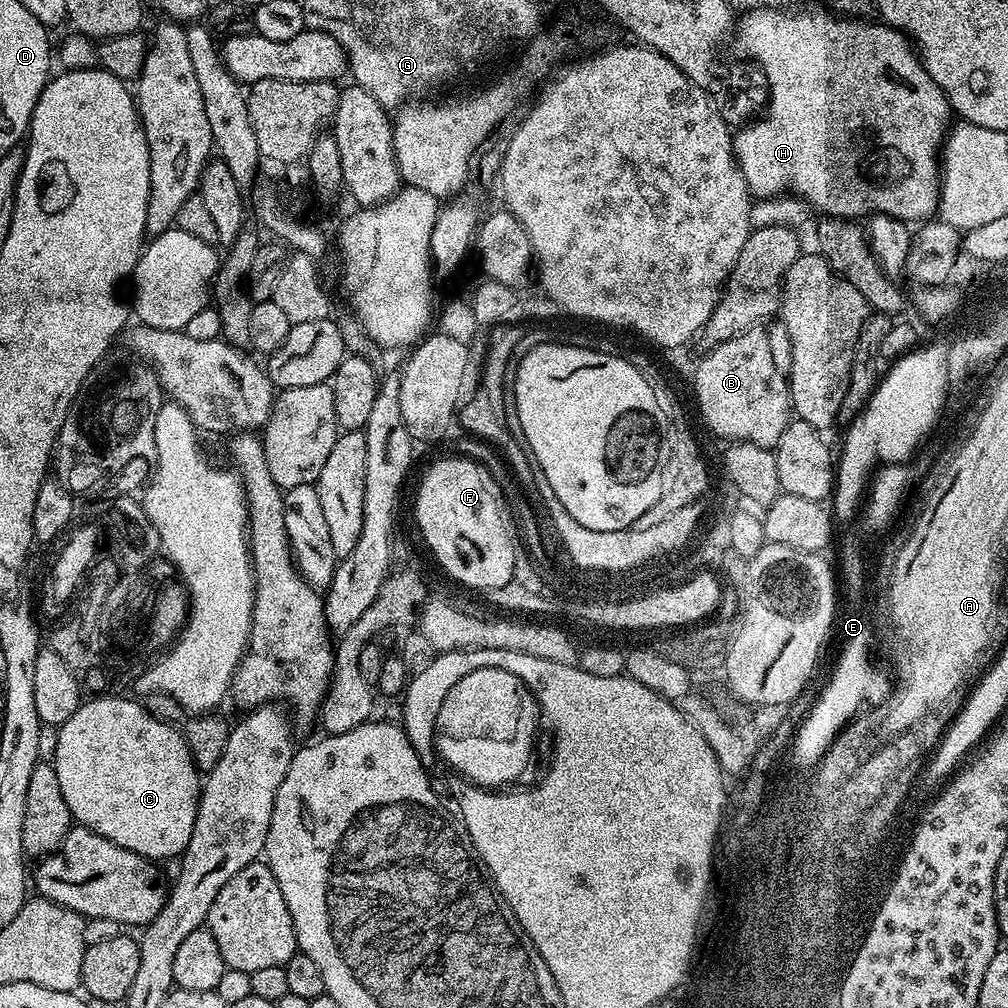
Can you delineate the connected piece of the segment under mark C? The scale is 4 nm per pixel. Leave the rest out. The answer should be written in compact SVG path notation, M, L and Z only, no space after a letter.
M124 696L85 699L80 709L65 724L59 725L59 731L54 767L73 821L153 862L183 856L190 834L194 834L202 787L201 773L183 734L166 722L158 722L139 699L127 700Z

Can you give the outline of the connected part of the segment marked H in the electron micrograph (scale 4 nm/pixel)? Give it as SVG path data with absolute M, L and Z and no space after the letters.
M824 6L800 8L797 12L794 11L780 8L750 9L745 11L734 24L735 55L756 63L768 79L766 105L768 113L761 120L754 121L752 128L737 131L732 138L732 152L736 155L736 165L740 167L740 173L749 193L759 198L759 196L780 196L784 191L793 192L794 195L801 196L810 207L817 208L821 212L819 215L824 218L856 220L879 214L893 216L896 220L905 222L927 221L937 211L940 202L942 160L938 153L950 131L950 121L954 113L948 107L948 99L945 98L943 90L934 82L934 78L930 78L930 74L926 74L924 63L920 61L912 41L889 24L873 22L871 19L841 18Z

